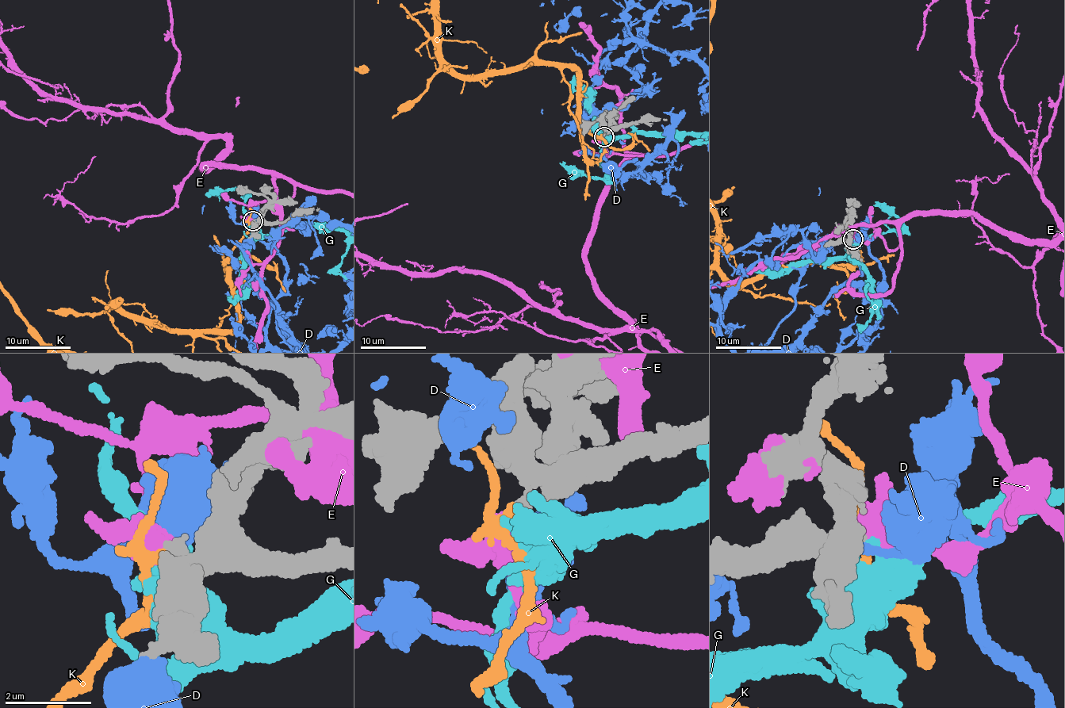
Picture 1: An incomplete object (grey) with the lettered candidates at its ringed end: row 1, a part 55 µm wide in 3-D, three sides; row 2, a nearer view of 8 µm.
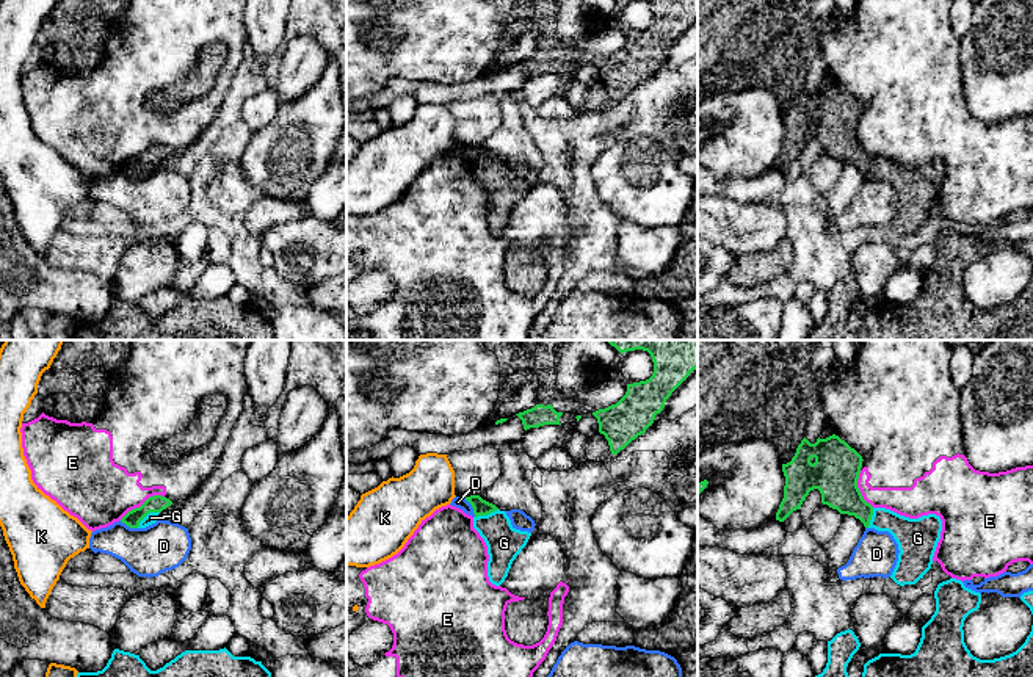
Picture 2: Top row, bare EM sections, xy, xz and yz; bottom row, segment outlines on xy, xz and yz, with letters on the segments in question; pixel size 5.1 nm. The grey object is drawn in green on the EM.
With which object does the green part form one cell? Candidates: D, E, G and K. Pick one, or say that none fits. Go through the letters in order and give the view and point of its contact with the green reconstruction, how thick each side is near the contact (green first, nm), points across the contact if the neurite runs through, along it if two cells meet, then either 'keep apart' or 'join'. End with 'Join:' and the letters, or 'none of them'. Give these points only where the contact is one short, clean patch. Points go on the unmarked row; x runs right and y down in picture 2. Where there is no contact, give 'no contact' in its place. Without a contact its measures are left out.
D: contact xz (472, 155); calibres 80 and 60 nm; border xz (464, 148), (475, 165); keep apart
E: contact xy (143, 152); calibres 90 and 340 nm; keep apart
G: contact xy (146, 163); calibres 90 and 60 nm; way xy (157, 152), (146, 163), (151, 166); join
K: no contact; keep apart
Join: G

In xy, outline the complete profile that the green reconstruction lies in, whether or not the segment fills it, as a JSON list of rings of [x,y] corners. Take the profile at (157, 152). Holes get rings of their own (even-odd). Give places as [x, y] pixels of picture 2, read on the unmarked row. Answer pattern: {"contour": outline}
{"contour": [[[161,144],[149,146],[140,157],[129,160],[121,171],[130,177],[146,177],[158,169],[158,163],[172,150]]]}

